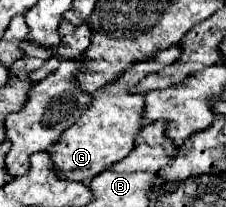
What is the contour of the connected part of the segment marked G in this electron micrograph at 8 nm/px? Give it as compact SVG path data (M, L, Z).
M172 45L164 51L158 51L156 57L140 61L134 67L128 67L120 79L92 95L94 97L92 105L72 127L68 127L68 131L62 133L60 141L50 149L52 163L62 177L90 183L98 173L130 155L130 151L134 149L136 135L144 127L144 93L130 93L130 89L146 75L160 71L172 65L176 59L180 59L180 51L182 51L180 45Z

